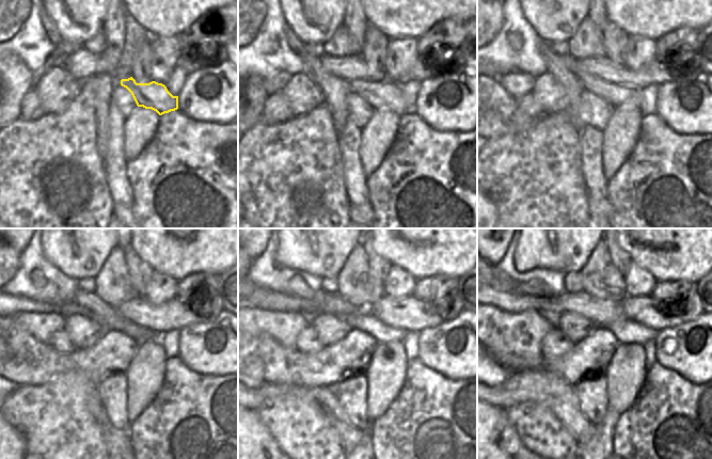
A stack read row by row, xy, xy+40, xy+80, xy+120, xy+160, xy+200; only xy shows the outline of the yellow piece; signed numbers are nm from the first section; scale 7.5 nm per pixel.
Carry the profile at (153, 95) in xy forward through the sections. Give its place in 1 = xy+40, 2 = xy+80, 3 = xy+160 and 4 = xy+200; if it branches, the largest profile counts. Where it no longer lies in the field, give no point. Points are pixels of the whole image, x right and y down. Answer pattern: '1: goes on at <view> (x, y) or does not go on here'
1: goes on at xy+40 (388, 95)
2: goes on at xy+80 (616, 95)
3: goes on at xy+160 (297, 287)
4: goes on at xy+200 (499, 281)

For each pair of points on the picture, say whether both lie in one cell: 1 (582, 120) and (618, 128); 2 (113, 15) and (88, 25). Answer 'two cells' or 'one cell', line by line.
1: two cells
2: two cells

